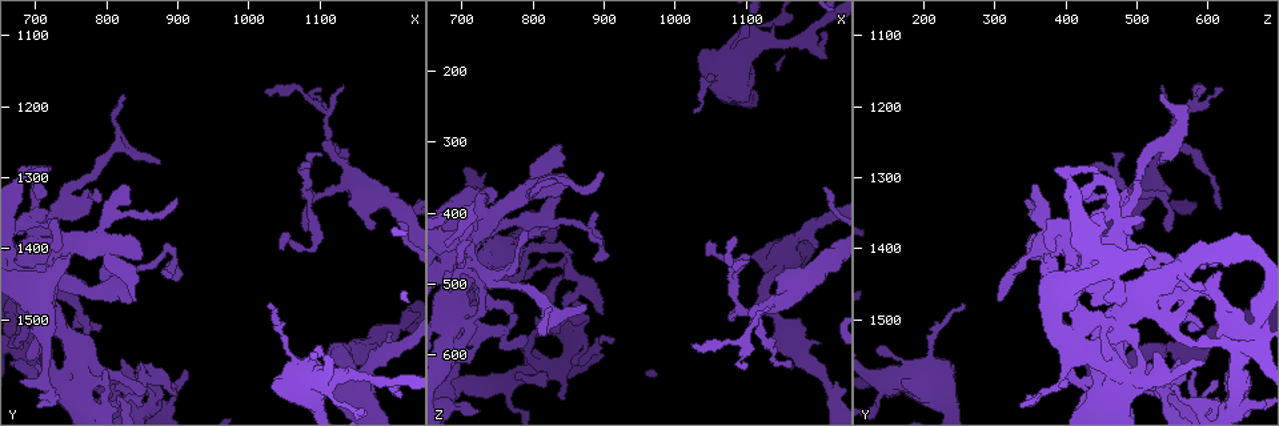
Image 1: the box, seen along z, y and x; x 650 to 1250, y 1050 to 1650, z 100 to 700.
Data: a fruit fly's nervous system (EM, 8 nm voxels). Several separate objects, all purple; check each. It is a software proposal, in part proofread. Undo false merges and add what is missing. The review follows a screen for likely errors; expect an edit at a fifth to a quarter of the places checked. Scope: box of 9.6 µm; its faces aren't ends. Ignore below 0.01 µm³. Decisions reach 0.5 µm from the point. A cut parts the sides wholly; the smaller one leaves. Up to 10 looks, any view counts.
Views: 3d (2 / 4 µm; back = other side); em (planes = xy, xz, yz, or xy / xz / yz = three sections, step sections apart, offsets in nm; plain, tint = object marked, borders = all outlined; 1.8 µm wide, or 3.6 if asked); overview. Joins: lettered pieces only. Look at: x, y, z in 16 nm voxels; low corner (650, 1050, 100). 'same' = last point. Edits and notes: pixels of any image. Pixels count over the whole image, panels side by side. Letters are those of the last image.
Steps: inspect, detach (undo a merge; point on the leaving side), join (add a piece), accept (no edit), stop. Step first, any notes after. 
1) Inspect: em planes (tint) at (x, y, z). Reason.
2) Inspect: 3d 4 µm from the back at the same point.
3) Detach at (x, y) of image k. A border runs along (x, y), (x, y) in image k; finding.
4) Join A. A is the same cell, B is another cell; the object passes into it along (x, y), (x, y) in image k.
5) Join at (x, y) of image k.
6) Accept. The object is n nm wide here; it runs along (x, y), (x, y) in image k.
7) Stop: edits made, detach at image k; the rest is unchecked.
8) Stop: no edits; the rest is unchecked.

Inspect: 3d 2 µm at (880, 1625, 600). Sudden change in width.

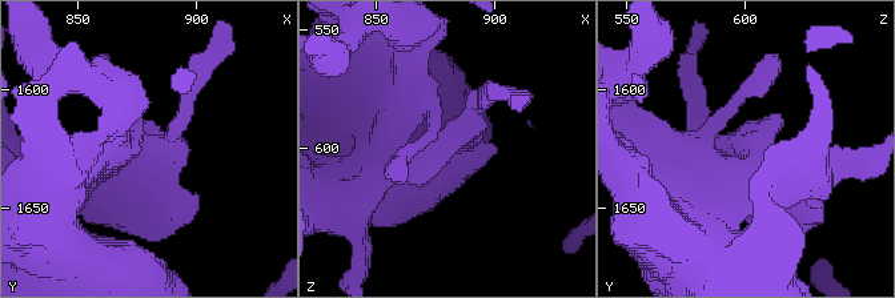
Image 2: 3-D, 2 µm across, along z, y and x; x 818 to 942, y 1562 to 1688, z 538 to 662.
Inspect: em planes (tint) at (877, 1621, 596).

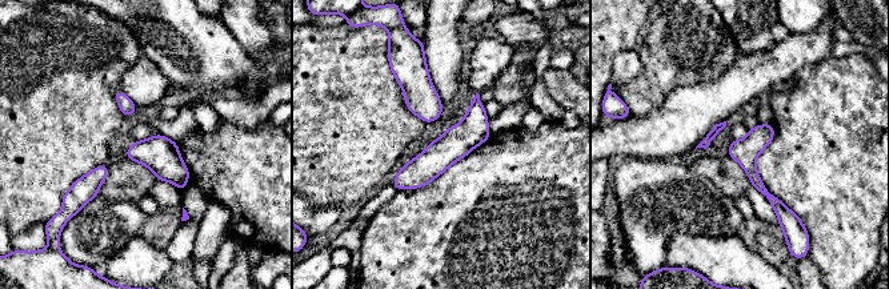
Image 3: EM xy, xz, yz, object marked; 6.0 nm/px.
Inspect: em planes (borders) at the same point. See the neighbours.

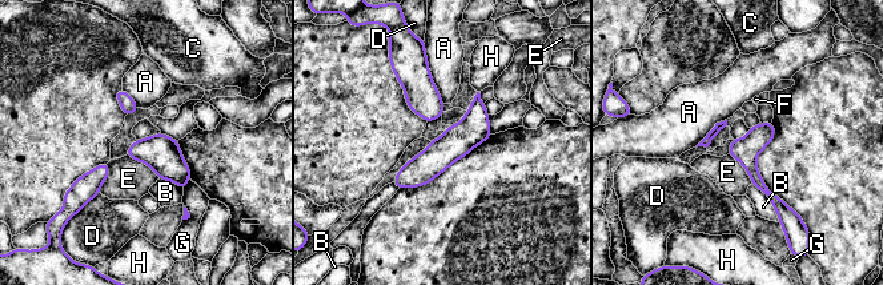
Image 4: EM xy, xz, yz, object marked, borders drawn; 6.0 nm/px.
Accept. A, B, C, D, E, F, G and H are other cells; a border runs along (125, 155), (145, 163), (159, 179) in image 4; continuous, no second neuron.

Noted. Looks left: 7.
Inspect: 3d 2 µm at (1080, 1375, 540). Free end.

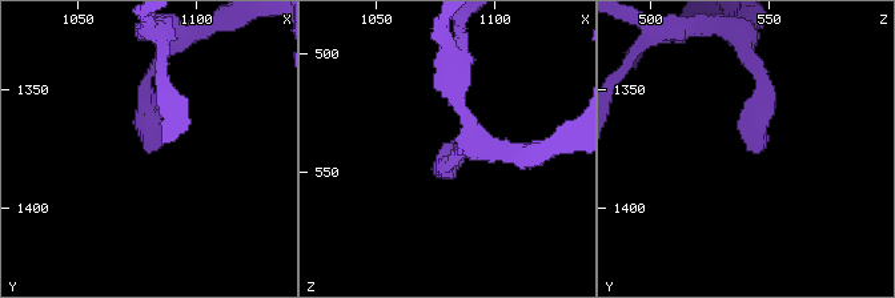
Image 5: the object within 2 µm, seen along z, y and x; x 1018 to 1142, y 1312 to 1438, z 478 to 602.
Inspect: em yz step 4 (borders) at (1082, 1376, 543).

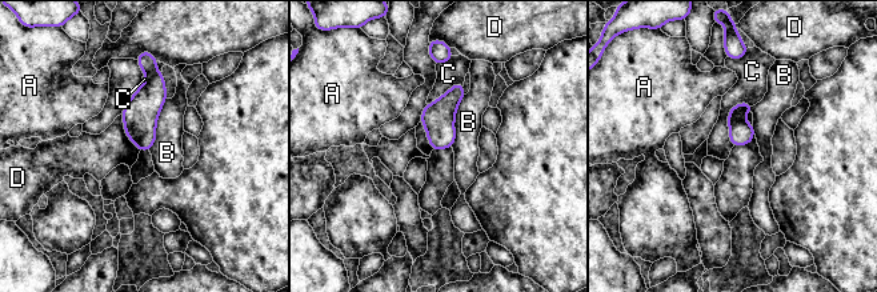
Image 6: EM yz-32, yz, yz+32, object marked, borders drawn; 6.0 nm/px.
Accept. The longest contact is with B, 340 nm; A, B, C and D are other cells; none of them fits.

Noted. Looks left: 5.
Inspect: 3d 4 µm at (700, 1520, 610). Free end.

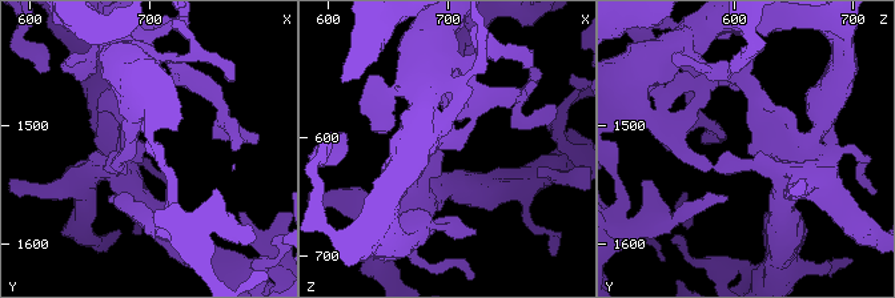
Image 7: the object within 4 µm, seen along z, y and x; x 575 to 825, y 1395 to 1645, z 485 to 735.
Inspect: em xy step 4 (tint) at (696, 1516, 614).

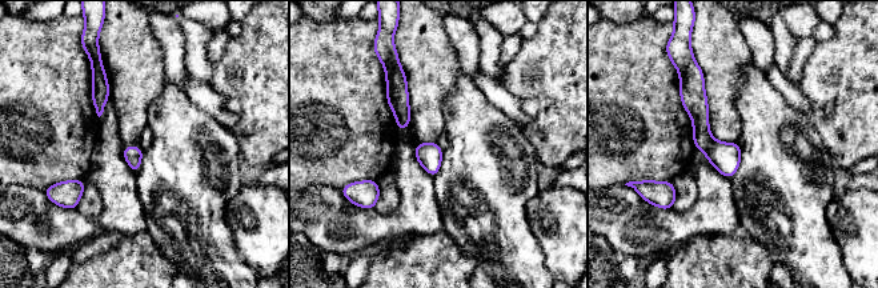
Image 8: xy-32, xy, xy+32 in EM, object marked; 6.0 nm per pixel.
Inspect: em planes (borders) at the same point.

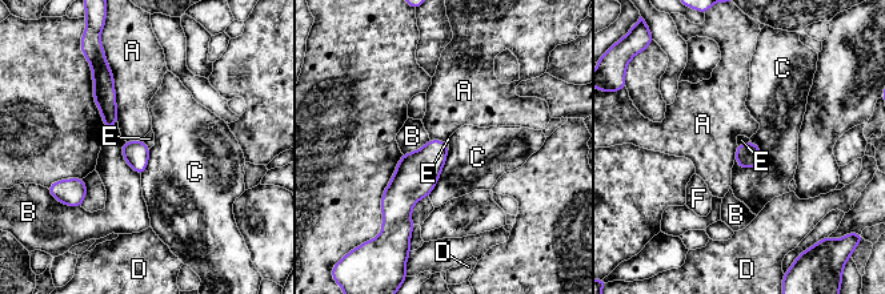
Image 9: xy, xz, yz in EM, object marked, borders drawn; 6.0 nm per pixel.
Accept. A, B, C, D, E and F are other cells; a border runs along (143, 141), (149, 148) in image 9; no lettered piece goes on from it.

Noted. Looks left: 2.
Inspect: em planes (tint) at (805, 1220, 565). Sharp bend.

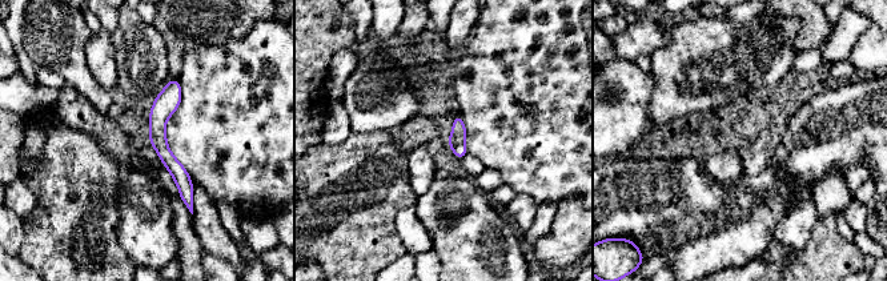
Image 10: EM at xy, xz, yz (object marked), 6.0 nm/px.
Inspect: em planes (borders) at the same point.

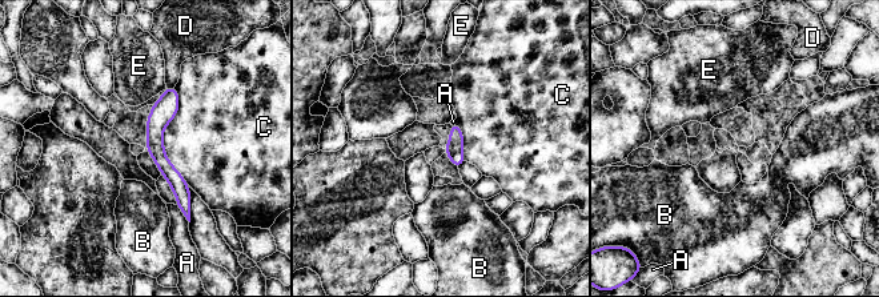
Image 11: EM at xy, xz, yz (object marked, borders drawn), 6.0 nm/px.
Accept. A, B, C, D and E are other cells; it runs along (168, 91), (156, 149), (187, 212) in image 11; all the same neuron.

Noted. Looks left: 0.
Stop: no edits; the rest is unchecked.

